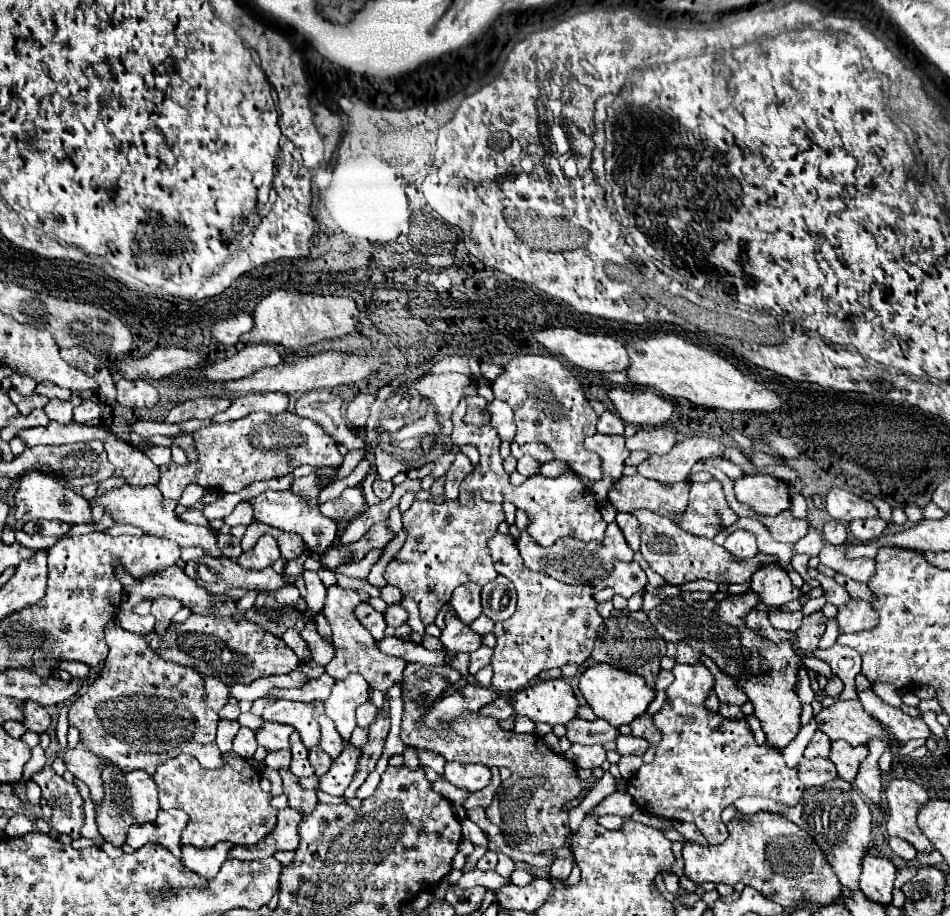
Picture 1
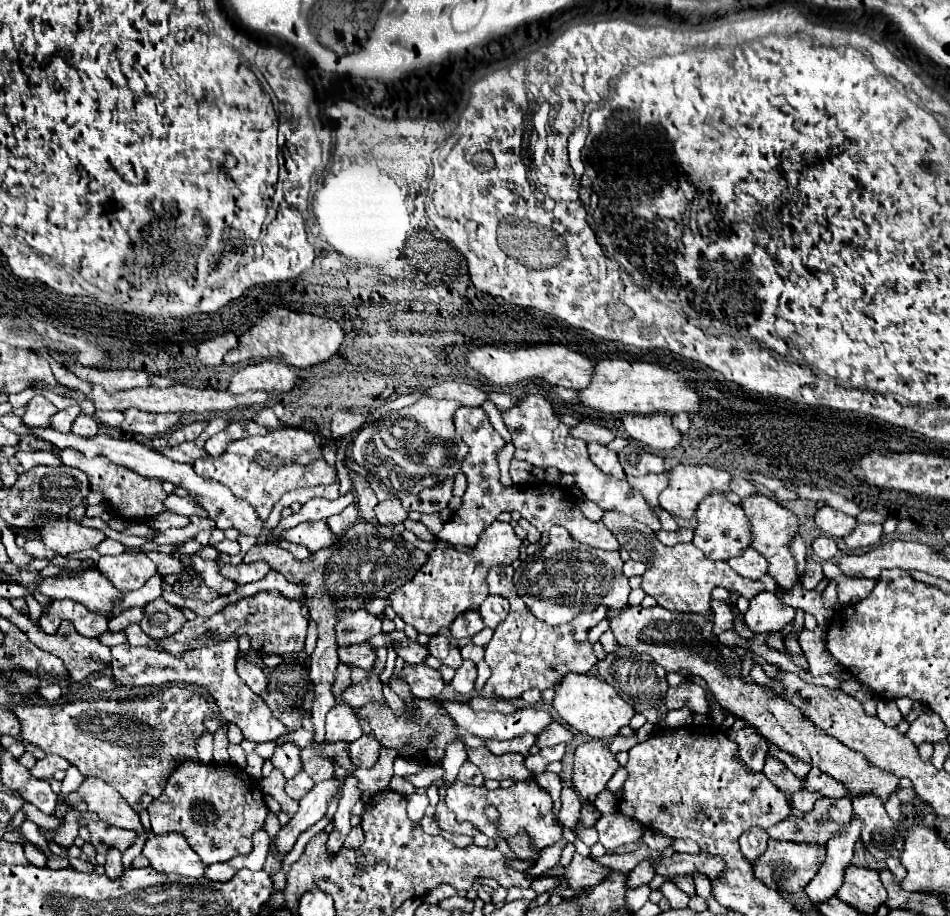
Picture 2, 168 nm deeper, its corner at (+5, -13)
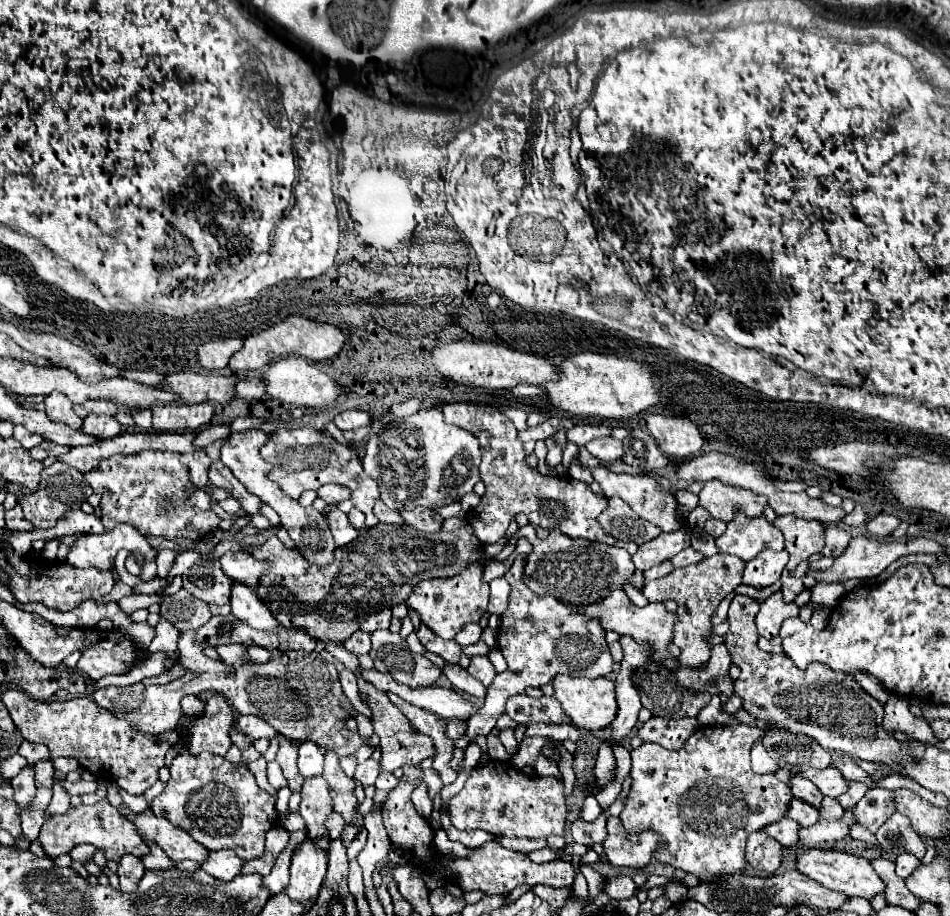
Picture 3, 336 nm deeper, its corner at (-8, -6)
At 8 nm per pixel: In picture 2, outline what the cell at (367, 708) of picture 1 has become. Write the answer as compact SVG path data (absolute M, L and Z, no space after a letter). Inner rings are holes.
M360 736L356 742L352 742L348 746L350 750L350 758L356 766L360 768L372 768L378 762L378 752L380 752L380 744L376 742L374 736Z

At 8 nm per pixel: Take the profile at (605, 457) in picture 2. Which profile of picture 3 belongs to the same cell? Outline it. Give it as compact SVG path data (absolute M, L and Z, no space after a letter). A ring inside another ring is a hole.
M613 437L593 439L593 441L589 441L589 443L585 445L585 449L587 449L593 457L597 457L597 459L601 459L601 461L605 461L605 463L621 461L623 455L625 455L623 443L617 441L617 439L613 439Z

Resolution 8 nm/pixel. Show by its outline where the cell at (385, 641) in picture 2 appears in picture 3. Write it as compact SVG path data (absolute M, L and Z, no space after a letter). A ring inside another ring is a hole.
M379 629L371 637L373 649L369 651L369 655L375 661L375 669L381 673L389 673L397 683L411 689L433 687L443 675L441 669L425 655L413 653L399 633Z

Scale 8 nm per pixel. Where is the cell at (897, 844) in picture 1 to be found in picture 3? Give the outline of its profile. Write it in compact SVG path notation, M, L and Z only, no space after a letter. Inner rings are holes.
M903 853L903 855L897 857L895 863L897 863L897 875L899 875L901 879L907 879L909 873L913 873L913 871L917 869L919 859L913 857L913 855L909 855L909 853Z

